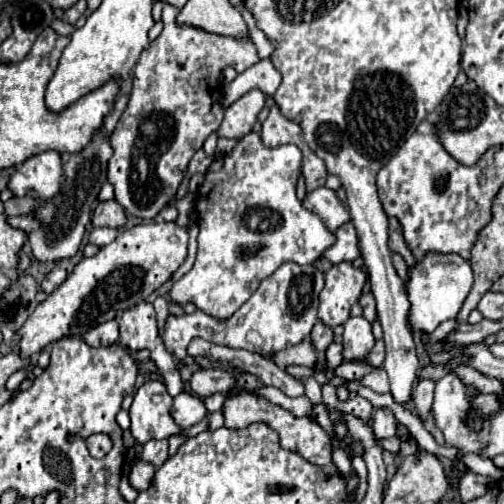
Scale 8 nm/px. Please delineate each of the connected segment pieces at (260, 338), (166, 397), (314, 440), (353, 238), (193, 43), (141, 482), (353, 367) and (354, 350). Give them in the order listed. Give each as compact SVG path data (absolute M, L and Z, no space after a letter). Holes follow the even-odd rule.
M286 262L270 278L266 278L258 286L258 290L240 306L240 310L228 320L216 320L200 310L196 310L192 314L182 314L182 316L168 314L168 318L164 320L162 340L166 344L166 350L176 358L186 356L186 346L196 336L204 338L208 342L214 342L214 344L224 344L230 348L244 348L244 350L258 352L258 354L280 352L286 346L294 346L294 344L302 342L312 332L312 328L316 324L316 306L318 306L318 294L322 290L322 286L324 286L324 276L316 266L300 266L294 262ZM300 274L312 276L314 292L312 292L308 306L304 306L304 310L300 310L296 316L288 296L290 296L290 288L294 284L294 278Z
M146 382L144 386L138 388L134 394L134 402L130 406L130 430L136 442L146 444L148 440L164 440L170 436L196 436L208 426L208 418L198 422L196 426L182 430L174 424L170 418L170 406L172 406L172 396L166 392L166 386L162 382ZM160 394L162 402L152 402L152 396Z
M238 394L238 396L226 398L226 402L222 406L222 414L224 414L224 428L230 428L230 430L242 430L254 422L268 424L268 428L272 428L278 434L282 448L286 448L290 452L298 452L304 460L310 460L310 464L318 464L326 476L340 474L340 470L332 462L330 434L310 416L302 416L302 418L294 416L292 412L284 410L282 406L268 402L264 396L254 396L254 394Z
M352 222L344 224L342 228L336 230L336 244L332 248L328 248L324 252L324 256L332 262L332 264L340 264L340 262L354 262L360 256L360 248L358 248L358 234Z
M164 4L162 34L150 44L148 50L140 54L140 60L134 68L134 88L130 102L118 120L110 142L114 148L114 156L108 164L108 182L114 184L116 200L124 206L124 210L140 220L154 220L162 210L166 210L172 202L176 202L176 192L188 172L188 164L196 150L202 148L206 138L218 130L224 118L224 106L220 102L220 74L224 68L232 66L234 70L248 70L258 62L258 52L254 42L244 36L242 40L232 36L208 34L200 28L178 26L176 16L178 8Z
M136 460L134 466L132 466L132 472L130 472L130 484L134 490L142 492L150 486L152 482L152 476L156 472L156 466L154 464L146 464L144 460Z
M366 362L340 364L340 366L336 368L336 376L342 376L342 378L346 378L346 380L358 380L358 378L362 378L364 374L368 374L368 372L372 372L372 370L374 370L374 368L368 366Z
M358 316L358 318L348 318L343 328L343 359L364 358L374 346L372 324L364 316Z

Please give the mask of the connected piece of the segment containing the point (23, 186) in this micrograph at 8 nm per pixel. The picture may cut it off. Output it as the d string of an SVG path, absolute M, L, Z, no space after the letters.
M42 152L28 158L10 176L8 190L14 196L32 196L36 200L48 200L60 190L62 160L58 152Z

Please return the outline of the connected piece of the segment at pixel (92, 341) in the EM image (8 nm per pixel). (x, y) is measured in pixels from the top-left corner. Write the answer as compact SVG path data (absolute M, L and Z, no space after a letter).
M108 320L104 324L94 326L90 332L86 332L84 340L90 346L110 346L110 344L118 342L118 322Z

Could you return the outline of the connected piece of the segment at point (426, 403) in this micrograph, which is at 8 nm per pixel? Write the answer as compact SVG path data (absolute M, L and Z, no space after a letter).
M422 378L414 390L414 402L416 402L416 410L420 420L424 420L432 408L432 400L434 400L434 388L436 382L430 378Z

